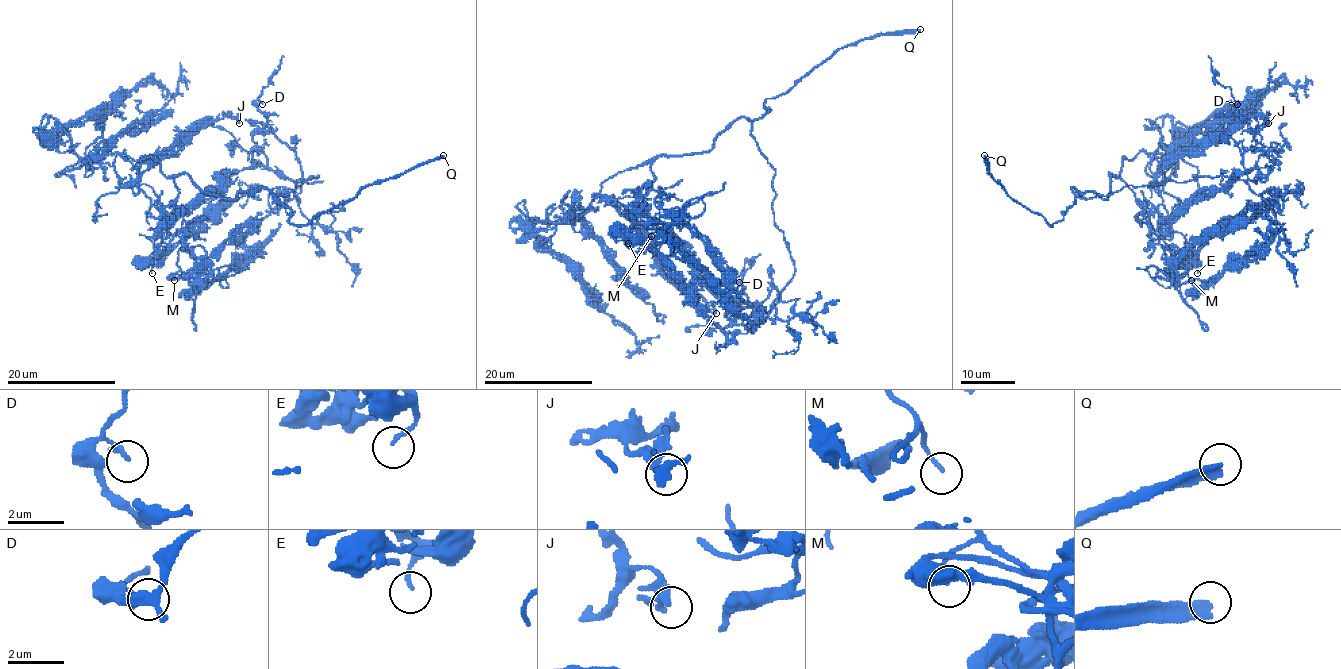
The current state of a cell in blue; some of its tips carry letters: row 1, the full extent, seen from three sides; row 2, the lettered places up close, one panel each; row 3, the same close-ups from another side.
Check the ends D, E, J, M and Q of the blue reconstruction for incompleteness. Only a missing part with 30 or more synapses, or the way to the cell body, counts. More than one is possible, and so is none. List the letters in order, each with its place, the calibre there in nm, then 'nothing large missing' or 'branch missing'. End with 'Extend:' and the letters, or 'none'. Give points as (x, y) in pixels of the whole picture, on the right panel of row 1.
D: at (1237, 104); 160 nm thick; nothing large missing
E: at (1197, 273); 130 nm thick; branch missing
J: at (1268, 123); 220 nm thick; nothing large missing
M: at (1191, 280); 130 nm thick; nothing large missing
Q: at (984, 155); 320 nm thick; branch missing
Extend: E, Q

